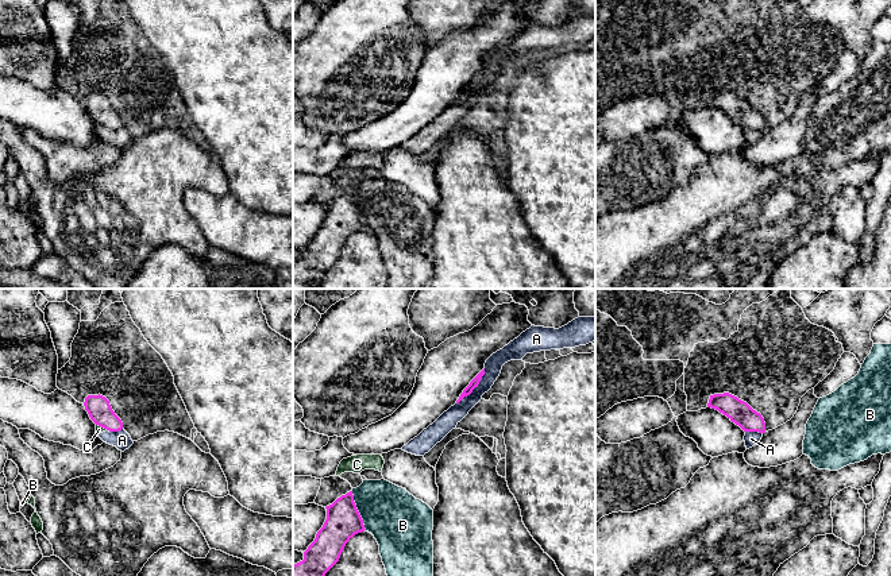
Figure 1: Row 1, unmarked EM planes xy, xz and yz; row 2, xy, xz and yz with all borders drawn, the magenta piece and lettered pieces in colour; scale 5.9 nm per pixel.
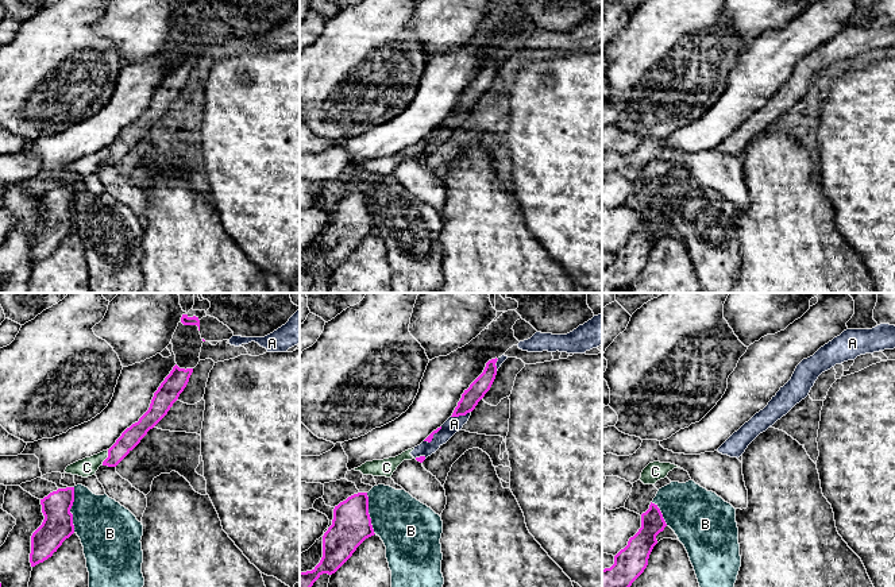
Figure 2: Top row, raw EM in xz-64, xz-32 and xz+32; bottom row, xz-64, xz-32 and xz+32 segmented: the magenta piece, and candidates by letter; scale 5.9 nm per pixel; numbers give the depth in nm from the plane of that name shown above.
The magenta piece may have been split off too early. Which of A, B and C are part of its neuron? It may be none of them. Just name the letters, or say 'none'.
none

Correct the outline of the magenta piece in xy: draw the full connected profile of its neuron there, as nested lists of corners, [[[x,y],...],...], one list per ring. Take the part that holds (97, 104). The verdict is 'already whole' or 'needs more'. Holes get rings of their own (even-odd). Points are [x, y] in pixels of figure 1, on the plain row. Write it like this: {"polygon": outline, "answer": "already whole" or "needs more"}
{"polygon": [[[88,93],[84,100],[85,108],[88,109],[90,117],[109,128],[119,129],[123,127],[122,117],[112,108],[109,98],[103,93]]], "answer": "already whole"}

